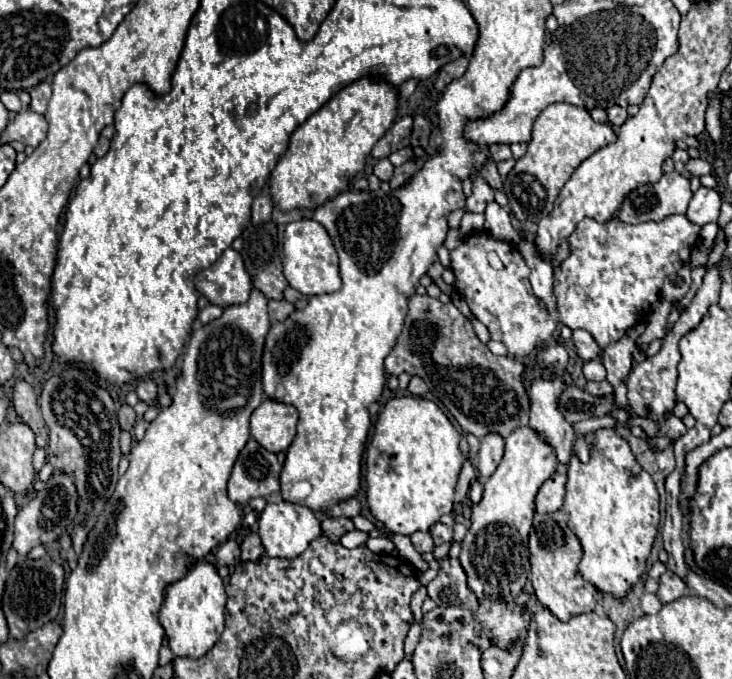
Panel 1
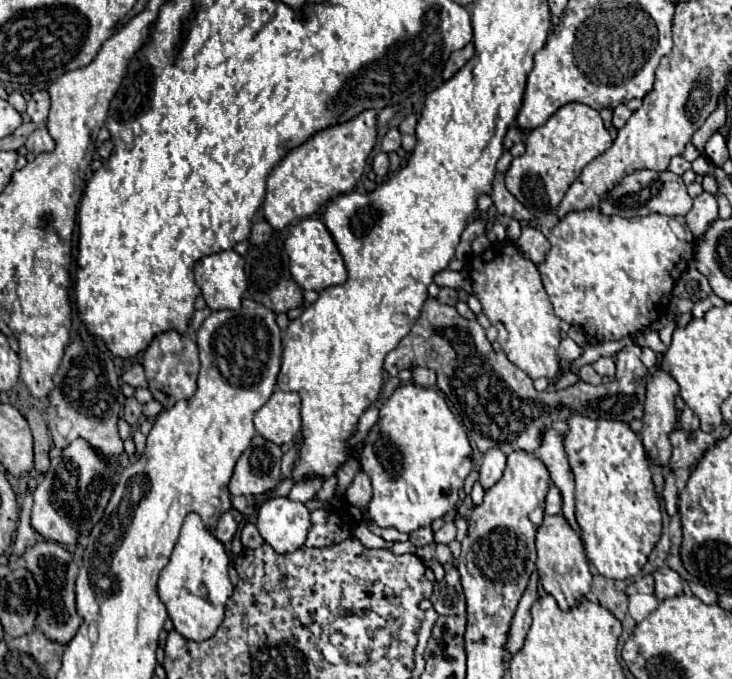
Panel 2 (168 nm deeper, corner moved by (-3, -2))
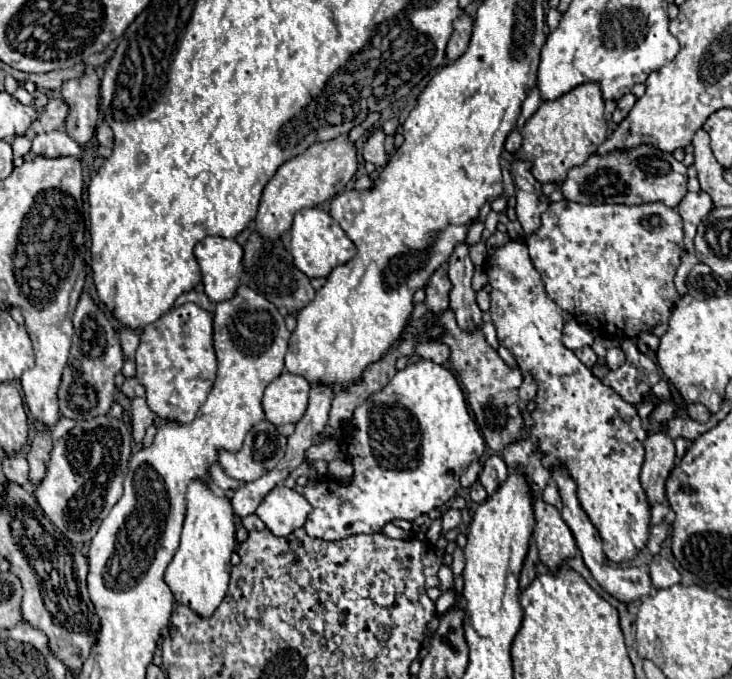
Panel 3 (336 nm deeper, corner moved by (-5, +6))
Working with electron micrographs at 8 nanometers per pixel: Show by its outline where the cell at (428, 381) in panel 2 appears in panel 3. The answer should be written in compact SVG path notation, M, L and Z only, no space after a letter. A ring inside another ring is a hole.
M429 340L429 342L425 342L425 344L417 344L417 346L415 346L415 356L423 358L423 360L431 360L431 362L443 366L443 364L447 364L449 348L447 348L445 344L441 344L441 342Z

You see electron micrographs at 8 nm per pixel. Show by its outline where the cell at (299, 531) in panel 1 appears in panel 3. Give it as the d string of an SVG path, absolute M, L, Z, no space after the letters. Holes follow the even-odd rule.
M283 484L273 488L255 510L275 536L289 536L297 528L303 528L309 512L311 504L305 496Z

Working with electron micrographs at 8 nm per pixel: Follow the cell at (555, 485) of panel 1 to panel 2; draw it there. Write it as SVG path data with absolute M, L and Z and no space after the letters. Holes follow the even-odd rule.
M551 486L549 492L547 492L545 512L547 514L561 514L561 492L555 486Z

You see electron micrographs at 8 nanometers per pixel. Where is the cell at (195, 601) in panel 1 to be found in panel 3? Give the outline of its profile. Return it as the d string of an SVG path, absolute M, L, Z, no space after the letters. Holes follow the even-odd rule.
M193 482L187 488L187 516L181 532L181 546L165 570L165 582L175 602L191 608L197 616L209 618L227 594L231 554L237 546L233 510L229 500L215 486Z

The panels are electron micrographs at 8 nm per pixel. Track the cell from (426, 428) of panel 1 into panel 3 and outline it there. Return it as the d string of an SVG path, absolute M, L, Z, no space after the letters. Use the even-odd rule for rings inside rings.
M415 360L409 362L405 370L399 370L381 392L371 394L355 408L353 418L347 424L345 448L355 468L349 486L337 480L311 480L305 486L305 498L313 506L305 522L305 530L311 538L343 540L353 534L377 534L391 520L401 518L413 522L417 516L447 504L461 490L457 484L459 476L471 462L483 456L485 442L469 414L463 390L453 372L431 360ZM413 418L417 420L419 434L413 434Z

